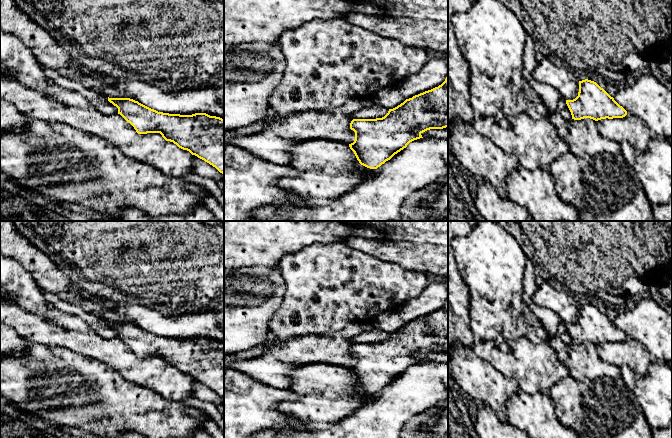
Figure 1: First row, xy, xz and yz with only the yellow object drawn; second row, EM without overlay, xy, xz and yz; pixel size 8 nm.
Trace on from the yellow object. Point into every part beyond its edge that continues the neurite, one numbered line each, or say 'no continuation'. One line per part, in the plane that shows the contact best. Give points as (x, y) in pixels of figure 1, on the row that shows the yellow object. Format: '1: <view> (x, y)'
no continuation

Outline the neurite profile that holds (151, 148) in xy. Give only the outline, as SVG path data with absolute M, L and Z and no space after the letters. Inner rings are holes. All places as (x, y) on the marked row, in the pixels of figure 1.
M0 76L0 98L13 104L31 119L65 123L100 137L118 152L181 179L193 171L193 155L166 141L160 133L138 134L120 114L104 115L97 109L67 106L22 85L17 79Z

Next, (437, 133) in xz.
M448 127L443 129L430 129L421 133L423 138L435 137L435 138L446 138L448 139Z

